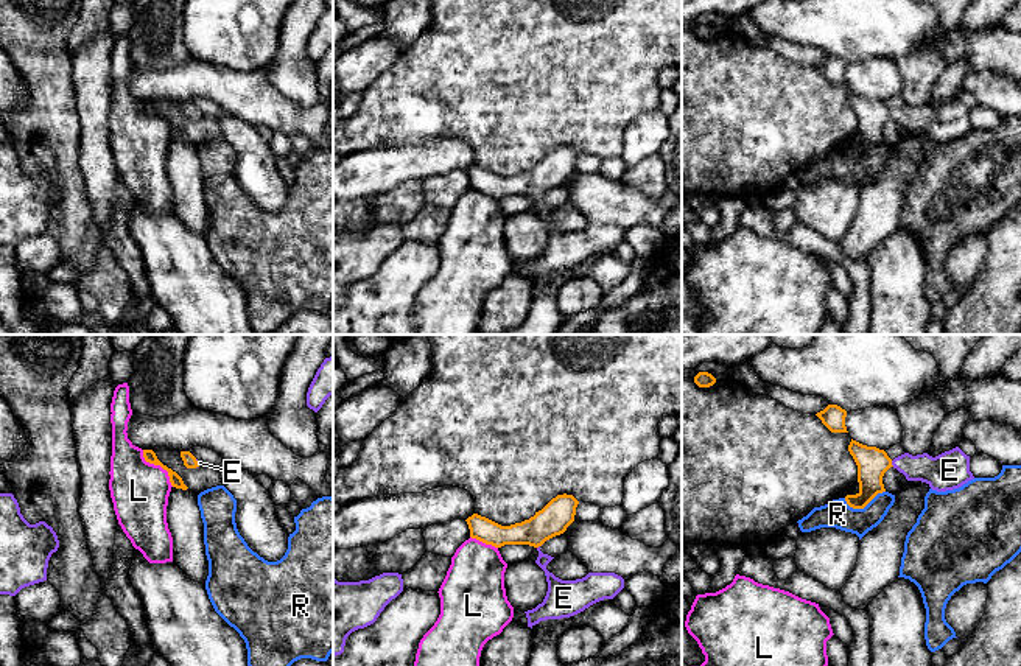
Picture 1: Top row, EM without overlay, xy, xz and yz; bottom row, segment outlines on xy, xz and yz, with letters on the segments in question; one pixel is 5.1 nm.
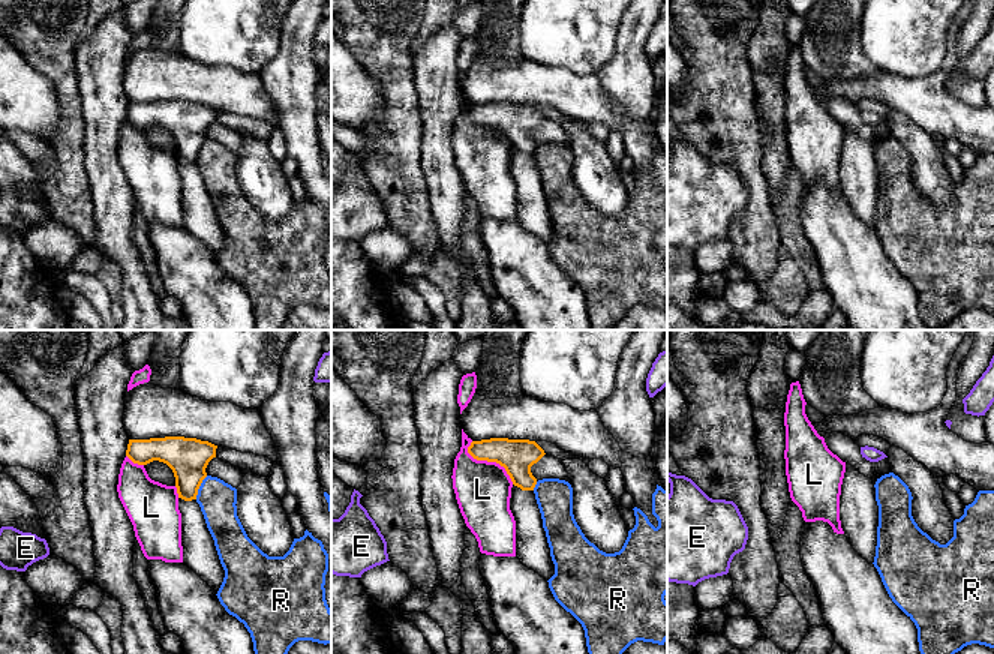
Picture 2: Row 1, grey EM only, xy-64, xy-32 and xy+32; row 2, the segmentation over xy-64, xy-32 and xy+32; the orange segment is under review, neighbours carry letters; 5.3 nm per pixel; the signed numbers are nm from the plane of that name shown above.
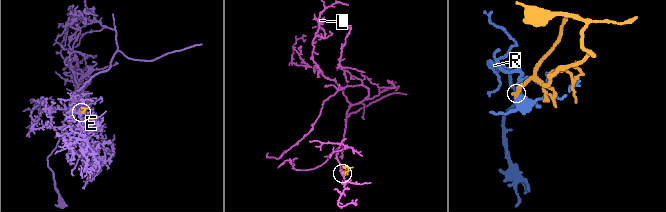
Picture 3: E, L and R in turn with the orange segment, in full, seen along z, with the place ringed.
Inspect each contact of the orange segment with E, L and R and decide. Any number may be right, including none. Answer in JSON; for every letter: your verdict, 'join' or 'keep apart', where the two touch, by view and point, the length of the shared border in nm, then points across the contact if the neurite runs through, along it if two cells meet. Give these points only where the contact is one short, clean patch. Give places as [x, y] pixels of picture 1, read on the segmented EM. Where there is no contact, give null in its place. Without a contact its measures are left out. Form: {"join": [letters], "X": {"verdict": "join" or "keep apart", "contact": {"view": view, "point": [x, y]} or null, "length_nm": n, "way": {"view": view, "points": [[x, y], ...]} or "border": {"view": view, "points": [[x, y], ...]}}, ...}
{"join": ["E"], "E": {"verdict": "join", "contact": {"view": "yz", "point": [891, 464]}, "length_nm": 40, "way": {"view": "yz", "points": [[872, 462], [891, 464], [908, 464], [937, 472]]}}, "L": {"verdict": "keep apart", "contact": {"view": "xy", "point": [159, 464]}, "length_nm": 260, "border": {"view": "xy", "points": [[142, 450], [147, 461], [159, 464], [167, 472], [173, 486]]}}, "R": {"verdict": "keep apart", "contact": {"view": "yz", "point": [864, 506]}, "length_nm": 220, "border": {"view": "yz", "points": [[884, 490], [878, 492], [863, 508], [852, 508], [844, 500]]}}}

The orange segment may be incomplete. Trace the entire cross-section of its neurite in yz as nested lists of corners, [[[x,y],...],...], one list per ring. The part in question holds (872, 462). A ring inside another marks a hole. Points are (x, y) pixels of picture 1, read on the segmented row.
[[[851,439],[848,451],[858,465],[859,482],[859,492],[845,496],[853,509],[864,509],[878,493],[886,492],[882,476],[890,467],[903,473],[907,481],[926,482],[937,492],[954,490],[974,479],[970,471],[970,456],[959,447],[935,457],[928,453],[917,456],[904,453],[892,461],[884,450]]]

